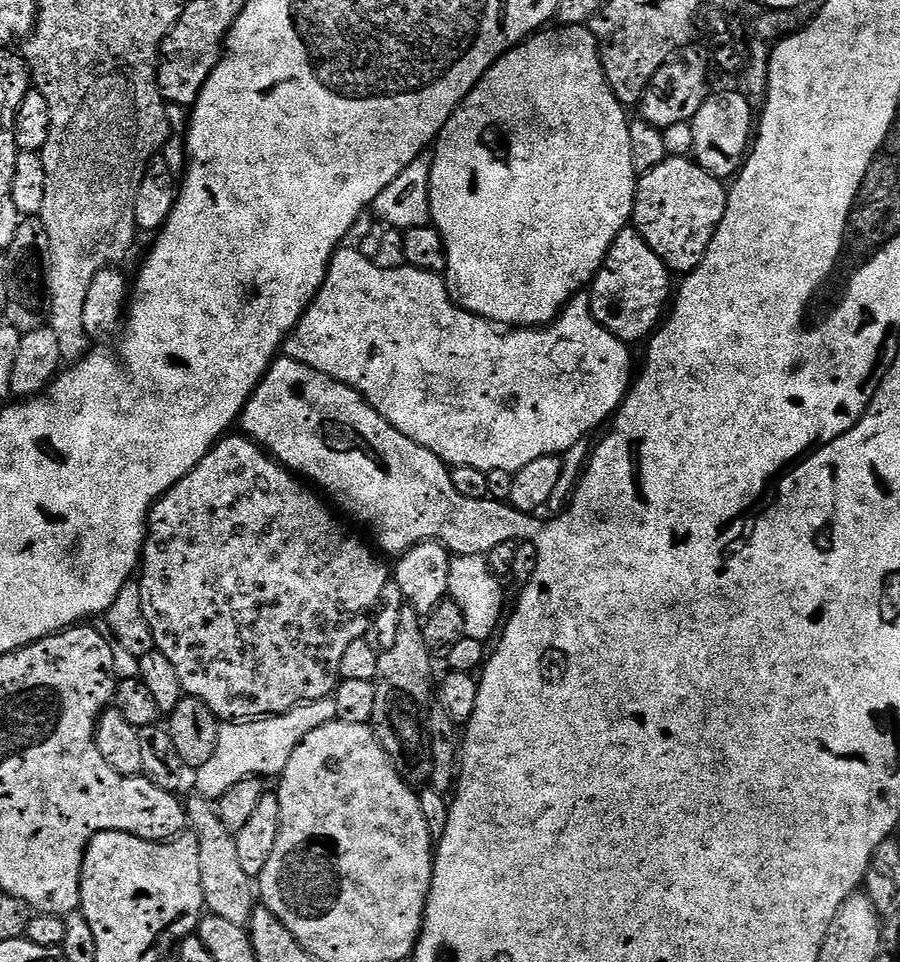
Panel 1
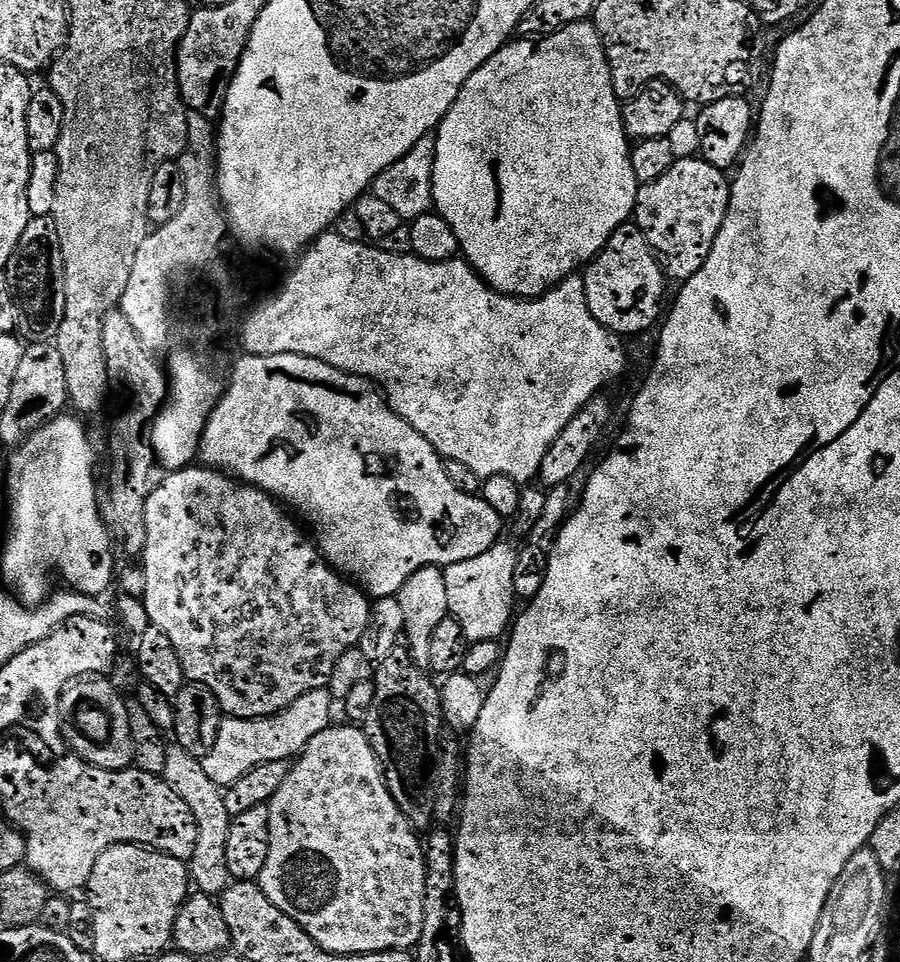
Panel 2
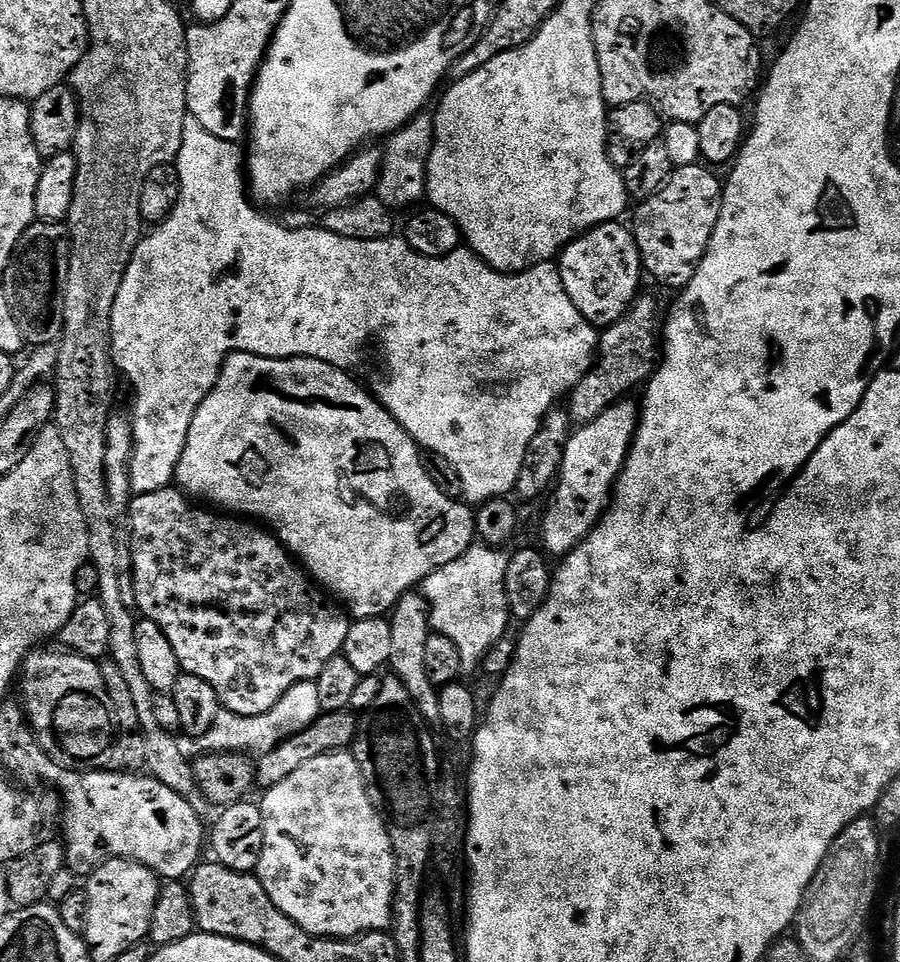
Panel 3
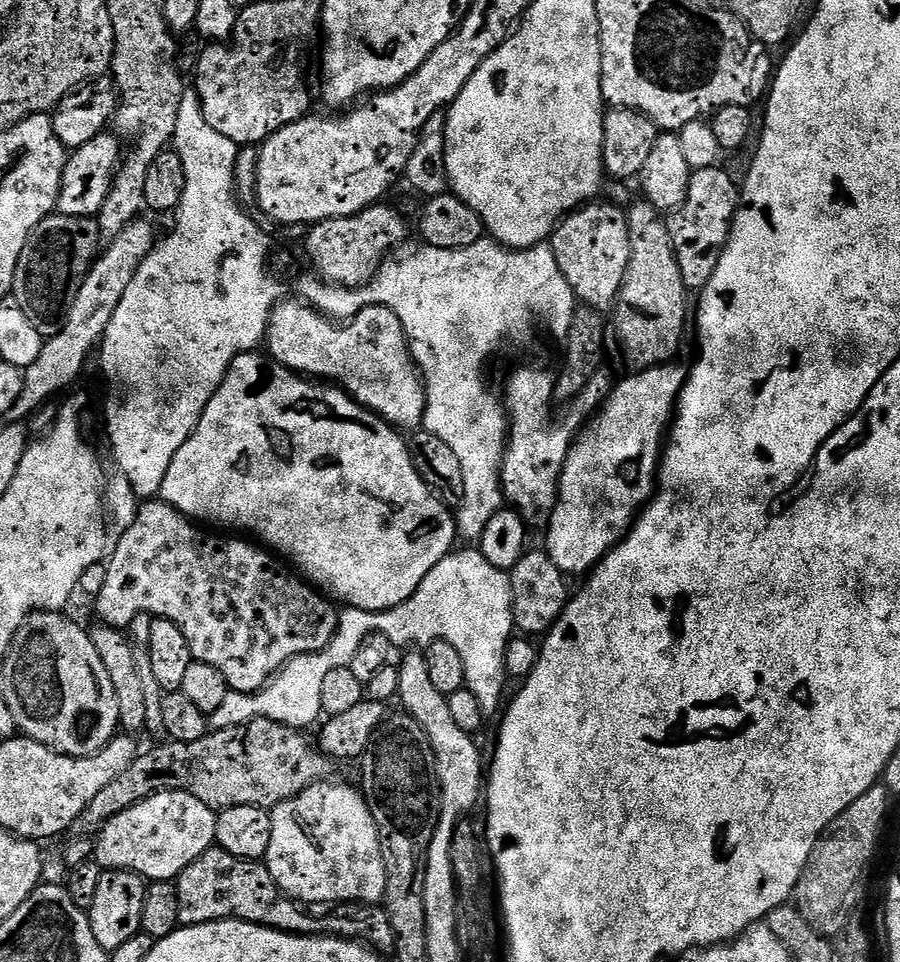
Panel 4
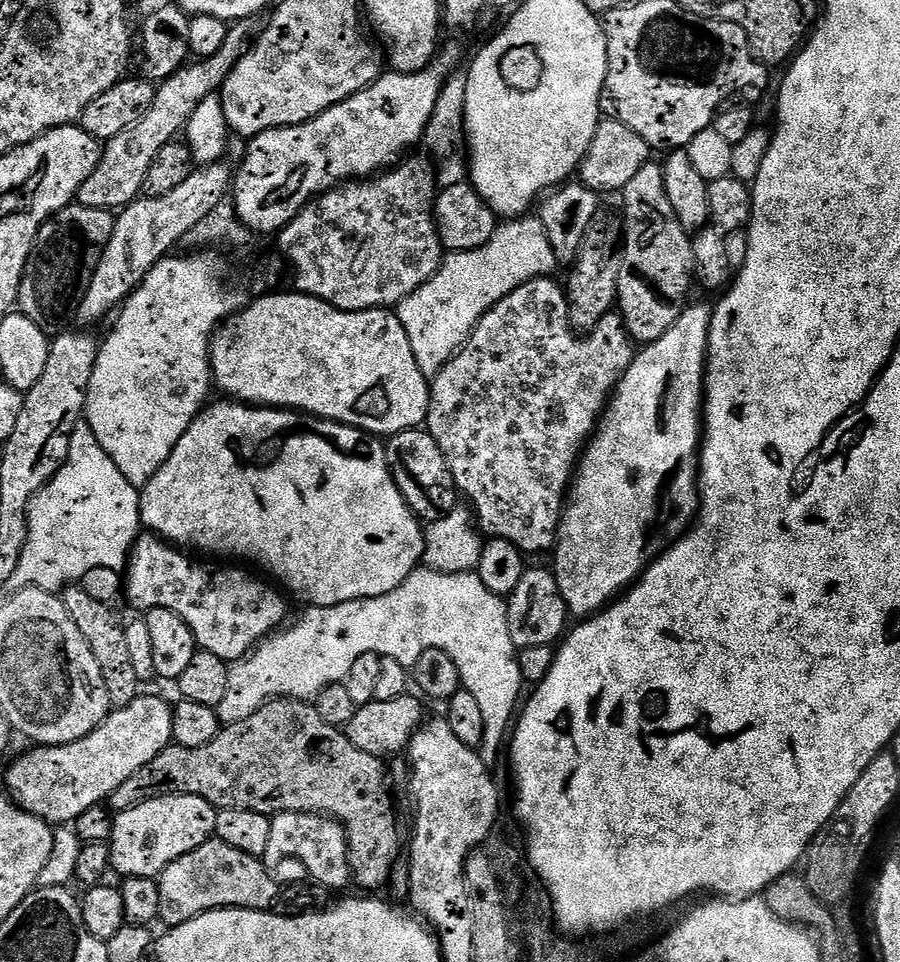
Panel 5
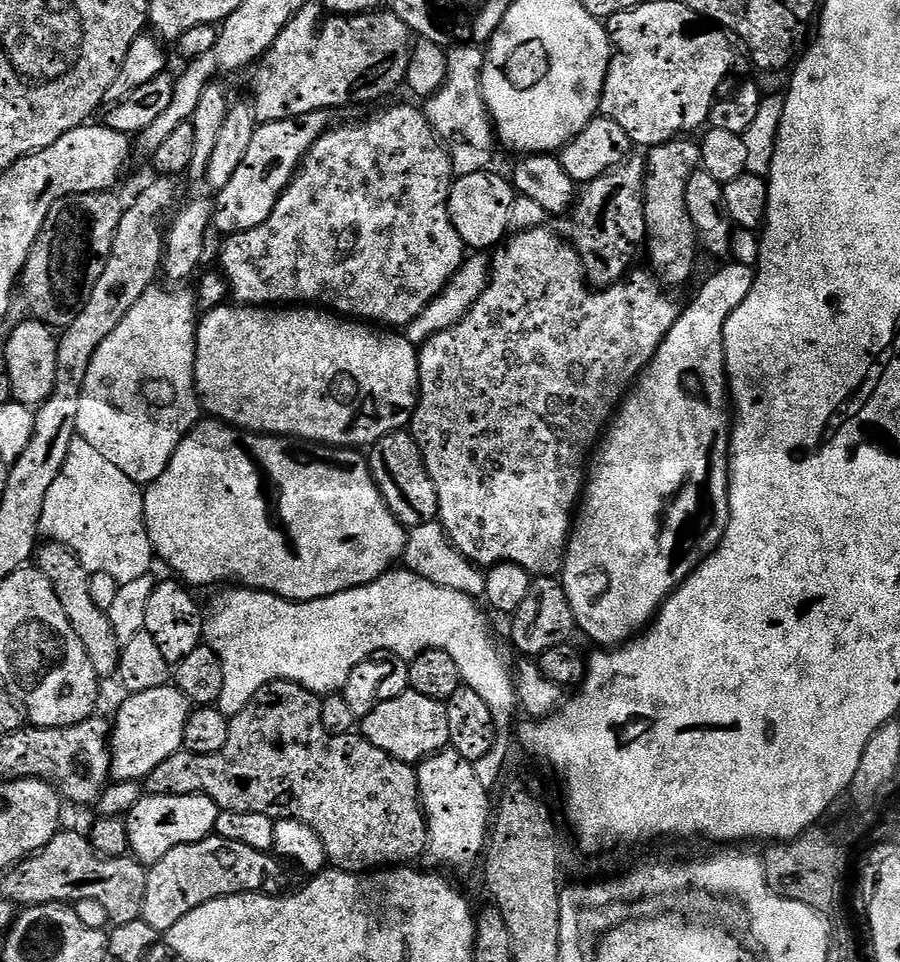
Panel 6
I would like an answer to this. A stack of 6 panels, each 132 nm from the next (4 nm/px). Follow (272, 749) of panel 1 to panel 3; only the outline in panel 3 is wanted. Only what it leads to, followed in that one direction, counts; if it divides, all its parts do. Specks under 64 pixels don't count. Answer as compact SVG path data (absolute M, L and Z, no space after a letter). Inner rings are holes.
M307 680L282 694L282 702L274 706L266 714L245 716L238 712L222 710L218 718L214 718L214 726L206 730L206 734L199 737L198 744L204 752L243 752L245 754L263 754L276 748L284 740L289 740L294 734L306 730L316 723L322 715L318 686L315 682Z

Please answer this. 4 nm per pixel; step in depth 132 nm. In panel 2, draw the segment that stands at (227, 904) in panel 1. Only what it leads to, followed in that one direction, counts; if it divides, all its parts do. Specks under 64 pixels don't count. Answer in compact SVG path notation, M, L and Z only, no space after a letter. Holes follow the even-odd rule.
M177 743L166 750L166 766L162 778L176 791L178 798L190 806L190 814L194 814L194 822L198 826L198 842L194 846L192 859L187 861L191 883L195 891L205 892L213 898L219 897L233 883L230 866L226 866L226 838L230 838L233 816L226 810L221 785L210 782L201 757L191 756Z

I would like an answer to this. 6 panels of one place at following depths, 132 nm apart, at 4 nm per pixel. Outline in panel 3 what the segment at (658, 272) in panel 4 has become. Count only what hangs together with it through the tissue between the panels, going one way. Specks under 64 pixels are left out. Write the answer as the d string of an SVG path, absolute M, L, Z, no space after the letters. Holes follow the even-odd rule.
M647 294L641 295L633 304L632 309L618 322L609 324L598 336L598 355L596 363L591 372L585 376L584 381L570 393L572 406L568 408L573 425L581 426L594 422L600 414L606 411L612 404L625 399L636 387L643 385L652 379L653 372L658 367L658 361L662 356L662 312Z

